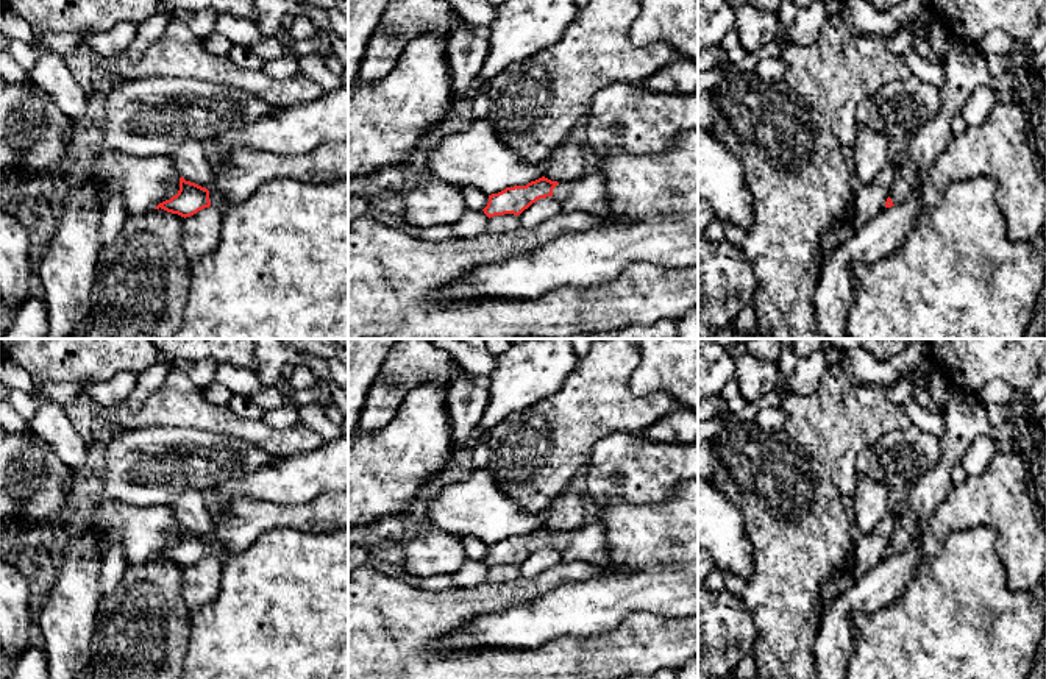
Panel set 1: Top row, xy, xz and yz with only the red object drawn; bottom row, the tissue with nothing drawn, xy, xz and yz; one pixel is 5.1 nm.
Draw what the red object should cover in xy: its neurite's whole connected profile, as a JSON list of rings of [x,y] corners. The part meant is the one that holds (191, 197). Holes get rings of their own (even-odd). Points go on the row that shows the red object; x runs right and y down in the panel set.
[[[348,140],[323,142],[309,155],[290,156],[269,151],[248,151],[237,147],[225,159],[214,161],[215,180],[208,187],[180,178],[180,190],[155,209],[181,217],[214,206],[225,214],[251,197],[262,184],[292,178],[303,183],[336,183],[348,178]]]

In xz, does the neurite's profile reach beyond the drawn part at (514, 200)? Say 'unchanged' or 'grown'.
grown

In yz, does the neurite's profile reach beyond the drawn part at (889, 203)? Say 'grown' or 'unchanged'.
grown

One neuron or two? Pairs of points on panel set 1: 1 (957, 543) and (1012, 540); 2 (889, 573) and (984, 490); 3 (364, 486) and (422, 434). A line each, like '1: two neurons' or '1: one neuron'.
1: two neurons
2: two neurons
3: one neuron

